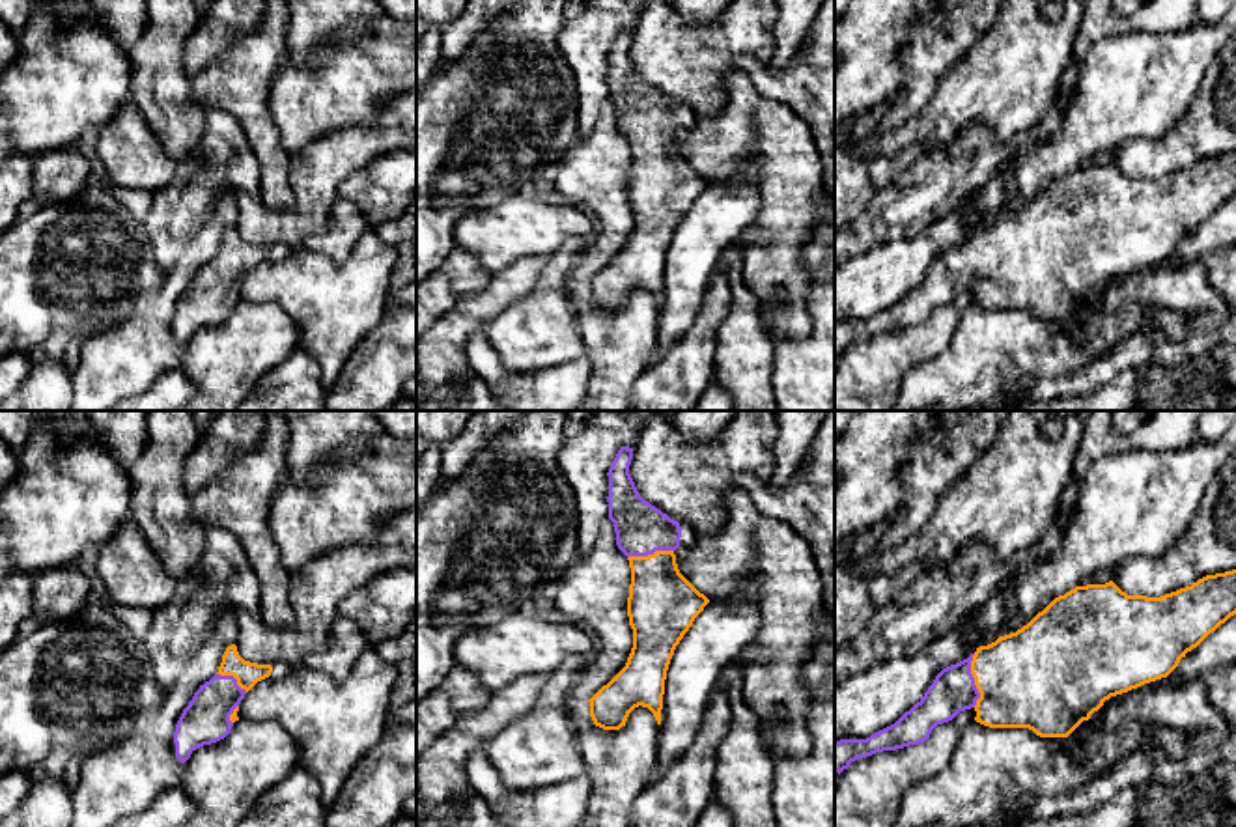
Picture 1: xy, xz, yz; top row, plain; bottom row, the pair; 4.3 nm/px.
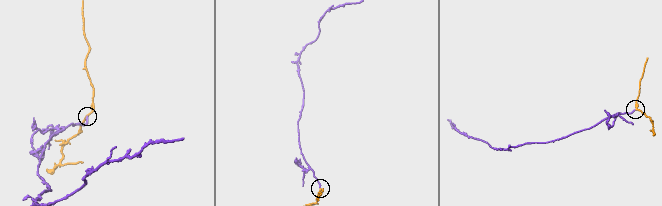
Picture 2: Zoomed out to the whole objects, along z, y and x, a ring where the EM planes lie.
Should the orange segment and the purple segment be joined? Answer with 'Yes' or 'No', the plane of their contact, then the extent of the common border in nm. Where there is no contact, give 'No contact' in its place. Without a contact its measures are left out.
Yes. Touches orange in yz. Shared border 240 nm

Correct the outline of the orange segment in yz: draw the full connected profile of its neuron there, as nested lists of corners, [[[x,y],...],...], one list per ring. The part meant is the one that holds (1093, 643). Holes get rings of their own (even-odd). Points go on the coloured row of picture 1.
[[[1236,569],[1206,575],[1191,586],[1161,597],[1128,596],[1113,581],[1105,584],[1075,586],[1055,597],[1042,612],[1016,633],[999,637],[976,648],[967,659],[943,668],[924,696],[894,724],[866,739],[835,741],[835,773],[851,762],[883,750],[896,750],[924,743],[937,724],[952,721],[960,711],[975,709],[975,721],[990,728],[1029,728],[1040,737],[1068,737],[1083,721],[1089,721],[1105,700],[1145,683],[1167,678],[1210,633],[1236,614]]]

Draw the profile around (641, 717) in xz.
[[[569,702],[569,722],[592,784],[579,827],[633,827],[633,803],[650,784],[657,760],[659,724],[648,708],[635,708],[620,730],[594,724],[590,711]]]

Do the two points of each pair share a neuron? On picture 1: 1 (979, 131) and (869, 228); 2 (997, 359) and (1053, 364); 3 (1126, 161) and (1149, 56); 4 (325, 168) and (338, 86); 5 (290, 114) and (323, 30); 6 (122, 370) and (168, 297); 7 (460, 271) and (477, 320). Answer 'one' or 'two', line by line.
1: one
2: one
3: two
4: two
5: two
6: one
7: two

